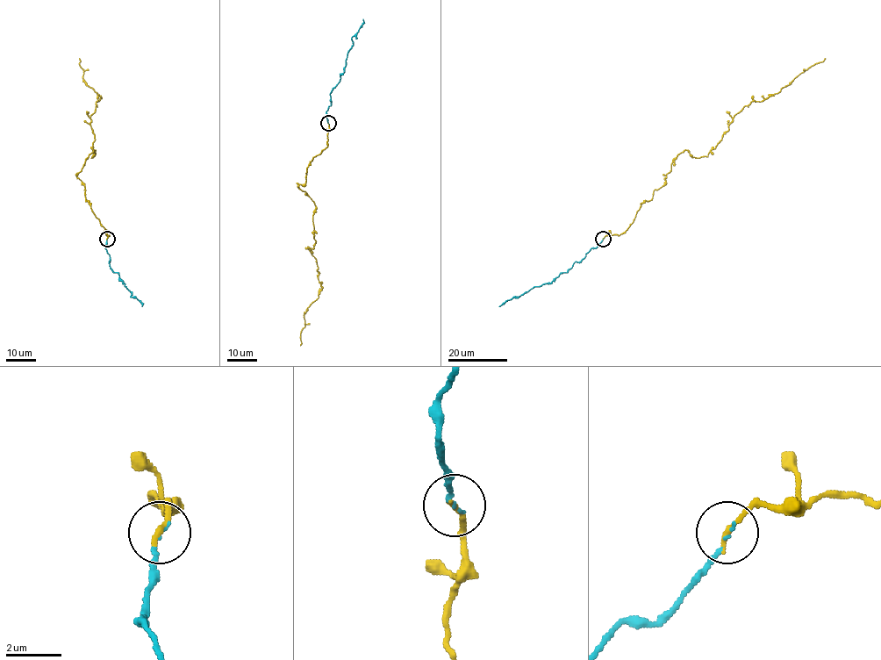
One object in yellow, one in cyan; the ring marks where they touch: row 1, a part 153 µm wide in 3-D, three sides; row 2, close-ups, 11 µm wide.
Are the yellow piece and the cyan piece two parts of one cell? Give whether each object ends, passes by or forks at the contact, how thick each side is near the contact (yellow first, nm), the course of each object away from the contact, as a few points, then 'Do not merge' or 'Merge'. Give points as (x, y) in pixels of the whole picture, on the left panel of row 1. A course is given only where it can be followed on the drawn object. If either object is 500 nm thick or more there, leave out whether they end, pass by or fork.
At the ring yellow ends. At the ring cyan ends. Thickness 220 nm (yellow) against 120 nm. Course of yellow: (107, 238), (76, 174), (94, 150), (94, 154), (90, 117), (100, 99), (86, 85), (79, 58). Course of cyan: (107, 239), (105, 248), (110, 256), (110, 268), (118, 274), (132, 293), (130, 297), (138, 299), (142, 306). Merge

